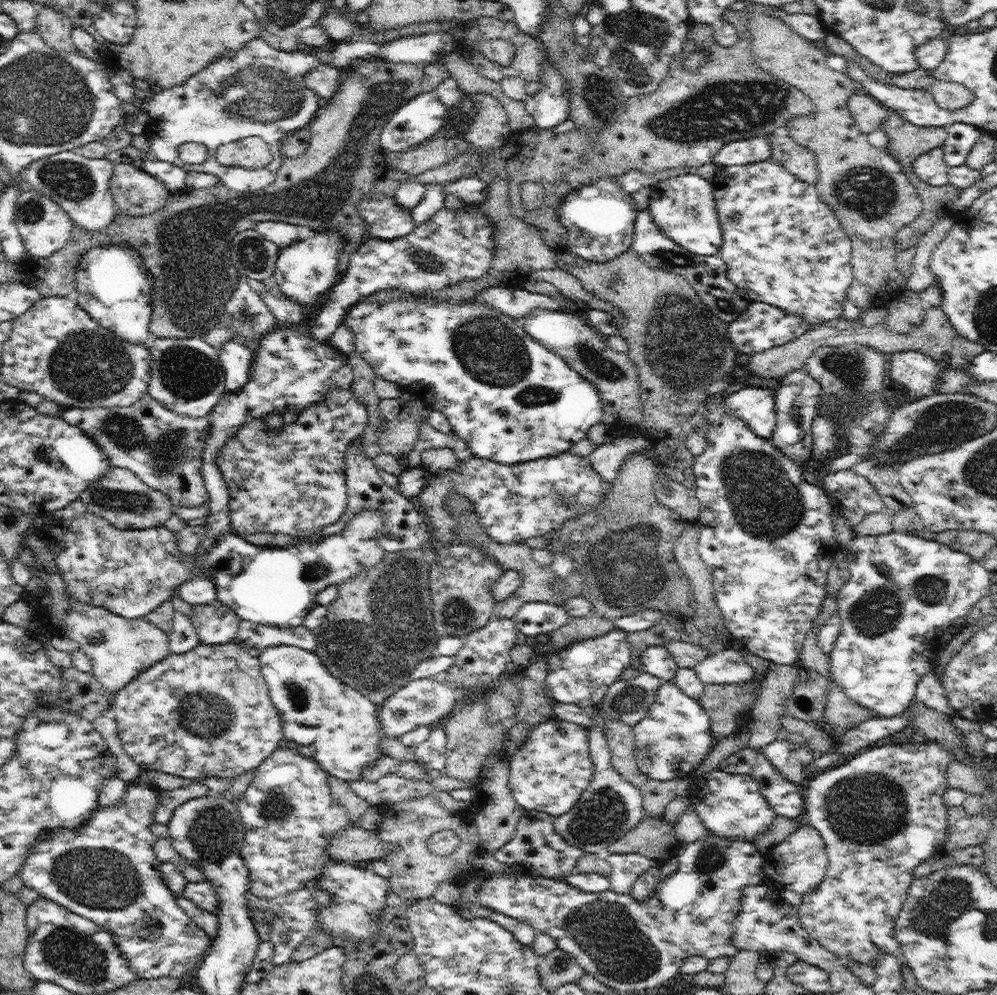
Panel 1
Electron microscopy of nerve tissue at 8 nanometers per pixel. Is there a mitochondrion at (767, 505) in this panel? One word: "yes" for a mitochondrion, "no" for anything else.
yes

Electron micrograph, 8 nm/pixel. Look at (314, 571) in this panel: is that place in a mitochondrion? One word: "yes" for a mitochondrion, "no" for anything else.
yes

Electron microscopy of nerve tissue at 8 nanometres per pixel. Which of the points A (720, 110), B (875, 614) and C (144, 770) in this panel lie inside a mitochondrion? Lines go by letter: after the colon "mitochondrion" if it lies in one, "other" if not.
A: mitochondrion
B: mitochondrion
C: other

